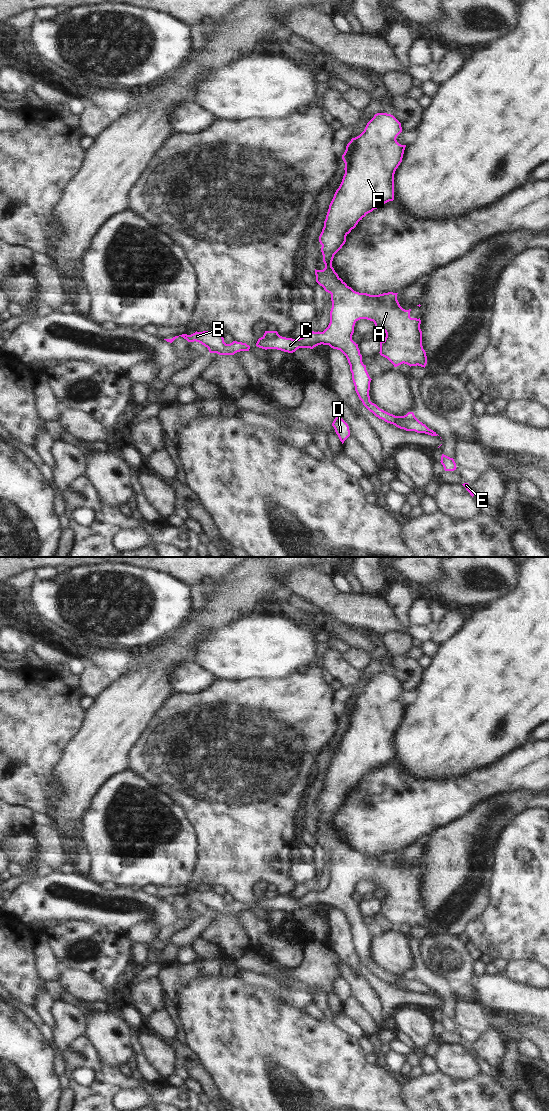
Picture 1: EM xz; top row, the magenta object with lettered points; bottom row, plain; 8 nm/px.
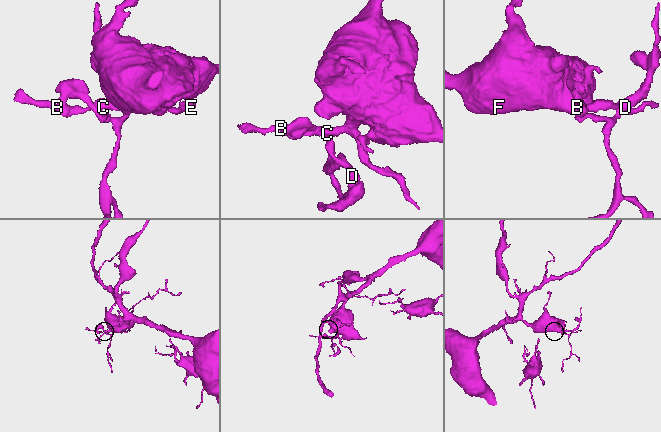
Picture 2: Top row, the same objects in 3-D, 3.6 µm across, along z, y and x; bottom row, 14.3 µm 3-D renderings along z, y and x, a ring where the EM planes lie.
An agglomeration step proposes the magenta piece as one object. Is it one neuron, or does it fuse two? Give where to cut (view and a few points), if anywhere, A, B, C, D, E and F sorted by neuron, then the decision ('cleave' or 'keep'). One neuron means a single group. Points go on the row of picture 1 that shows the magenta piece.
cut in xz along (279, 335), (273, 338), (263, 337); A B C E F / D; cleave

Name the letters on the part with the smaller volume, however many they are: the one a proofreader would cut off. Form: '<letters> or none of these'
D

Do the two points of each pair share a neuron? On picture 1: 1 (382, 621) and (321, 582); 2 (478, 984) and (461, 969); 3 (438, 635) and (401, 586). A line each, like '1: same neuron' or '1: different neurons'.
1: same neuron
2: different neurons
3: same neuron

